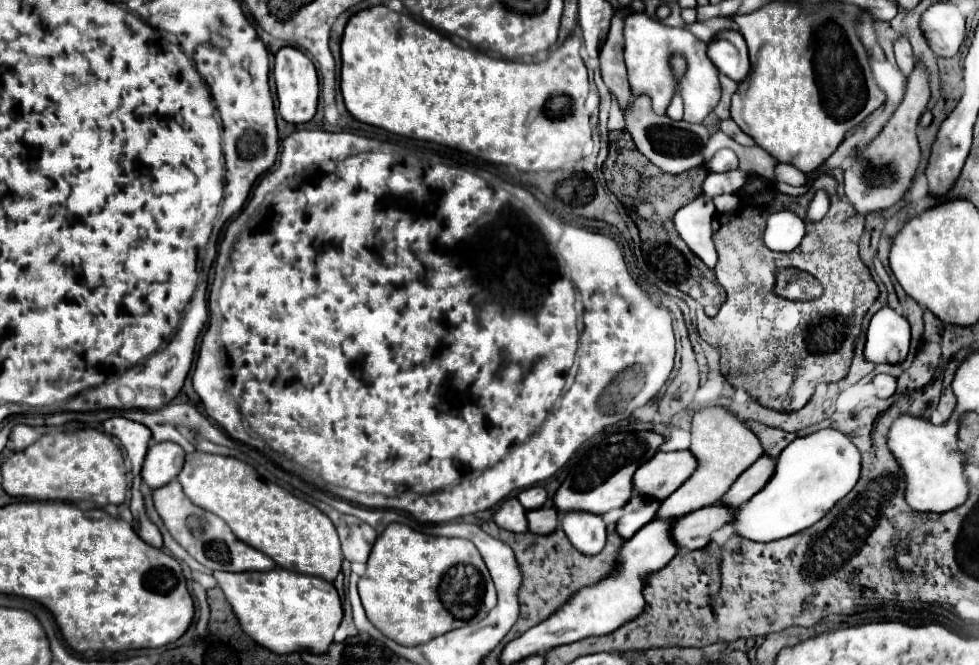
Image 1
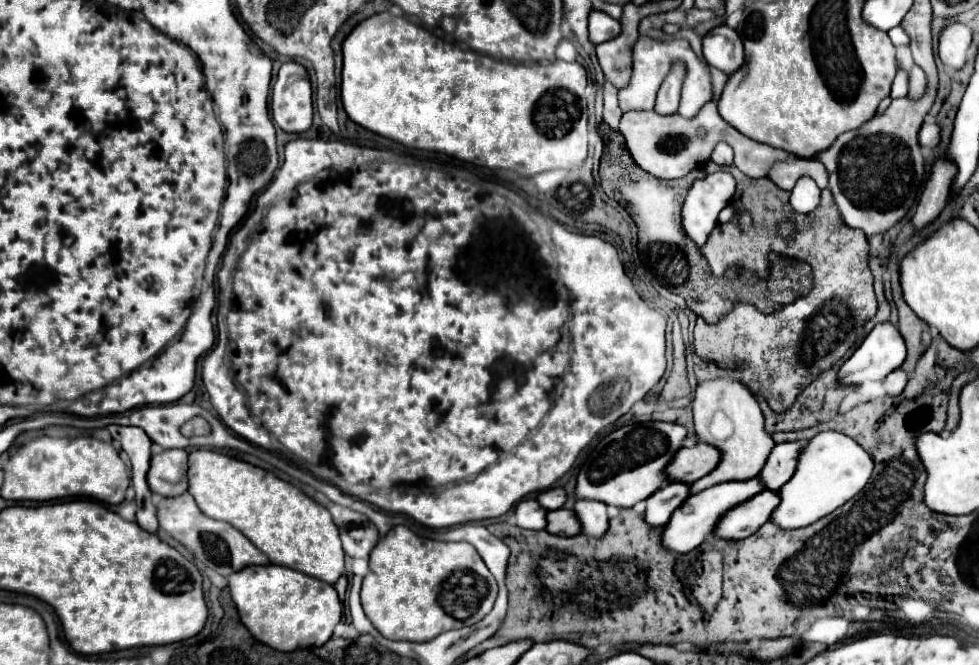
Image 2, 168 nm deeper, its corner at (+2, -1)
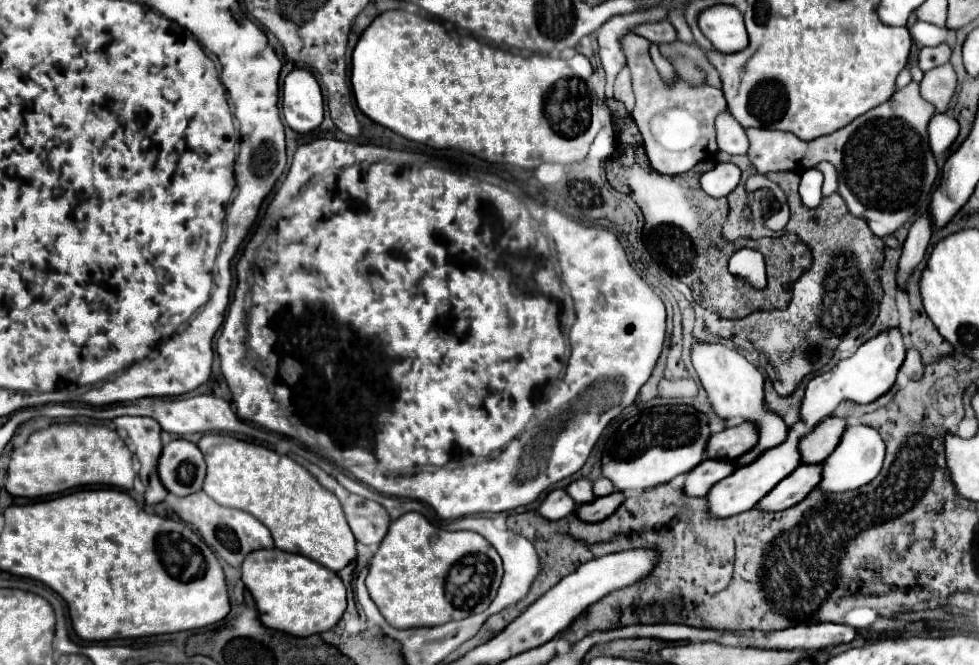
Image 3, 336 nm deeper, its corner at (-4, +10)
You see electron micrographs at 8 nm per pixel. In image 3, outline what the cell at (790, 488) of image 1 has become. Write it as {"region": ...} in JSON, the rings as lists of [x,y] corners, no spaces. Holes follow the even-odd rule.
{"region":[[[849,426],[845,428],[839,444],[835,450],[821,462],[821,482],[813,488],[817,492],[847,492],[847,490],[857,490],[865,484],[869,484],[881,470],[883,466],[883,456],[885,456],[885,444],[879,436],[877,430],[869,426]]]}

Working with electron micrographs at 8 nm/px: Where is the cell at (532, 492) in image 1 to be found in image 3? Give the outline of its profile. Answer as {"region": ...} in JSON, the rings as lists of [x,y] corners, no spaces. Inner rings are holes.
{"region":[[[581,478],[577,482],[571,482],[567,488],[567,494],[577,502],[577,504],[585,504],[585,502],[591,502],[595,496],[591,492],[591,482],[587,478]]]}

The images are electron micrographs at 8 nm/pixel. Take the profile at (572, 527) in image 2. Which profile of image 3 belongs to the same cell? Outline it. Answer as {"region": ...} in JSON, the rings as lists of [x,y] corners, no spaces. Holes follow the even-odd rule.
{"region":[[[613,492],[611,496],[603,496],[603,498],[595,498],[593,502],[585,502],[579,504],[575,508],[575,516],[583,522],[601,522],[605,520],[611,512],[615,512],[615,508],[623,502],[623,494],[621,492]]]}

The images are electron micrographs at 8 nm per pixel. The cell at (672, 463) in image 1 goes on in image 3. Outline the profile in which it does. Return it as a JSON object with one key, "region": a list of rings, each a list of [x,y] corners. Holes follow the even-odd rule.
{"region":[[[741,424],[725,428],[723,432],[711,434],[705,446],[705,456],[709,460],[735,460],[743,452],[755,446],[757,432],[755,424]]]}

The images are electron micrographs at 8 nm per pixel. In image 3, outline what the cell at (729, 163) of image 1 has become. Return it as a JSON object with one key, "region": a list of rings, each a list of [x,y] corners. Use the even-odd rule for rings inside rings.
{"region":[[[725,112],[715,120],[715,128],[717,128],[717,144],[719,150],[727,152],[727,154],[745,154],[749,148],[747,136],[743,132],[743,126],[739,122],[735,122],[735,118]]]}

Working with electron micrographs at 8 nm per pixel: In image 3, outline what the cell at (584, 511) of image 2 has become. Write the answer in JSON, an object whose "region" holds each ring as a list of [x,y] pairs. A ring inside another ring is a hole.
{"region":[[[599,478],[599,480],[593,482],[593,494],[595,496],[609,496],[613,492],[615,492],[615,488],[607,478]]]}

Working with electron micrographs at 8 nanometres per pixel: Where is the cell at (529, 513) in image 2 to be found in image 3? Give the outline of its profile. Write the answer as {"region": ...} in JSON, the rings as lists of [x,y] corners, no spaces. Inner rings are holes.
{"region":[[[551,490],[543,502],[539,504],[537,512],[547,518],[547,520],[561,520],[565,516],[569,516],[575,510],[575,502],[567,496],[565,490]]]}

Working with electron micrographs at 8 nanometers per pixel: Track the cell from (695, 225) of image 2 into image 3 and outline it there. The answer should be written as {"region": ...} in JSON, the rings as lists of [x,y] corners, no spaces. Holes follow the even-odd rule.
{"region":[[[723,162],[701,176],[701,188],[705,194],[713,198],[723,198],[735,190],[739,178],[741,178],[741,170],[731,162]]]}

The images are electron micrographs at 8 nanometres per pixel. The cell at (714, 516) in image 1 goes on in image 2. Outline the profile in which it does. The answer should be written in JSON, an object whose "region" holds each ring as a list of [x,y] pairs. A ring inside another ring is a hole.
{"region":[[[767,489],[747,503],[741,503],[739,507],[727,511],[717,523],[715,533],[723,539],[745,539],[769,521],[773,507],[777,507],[777,491]]]}

